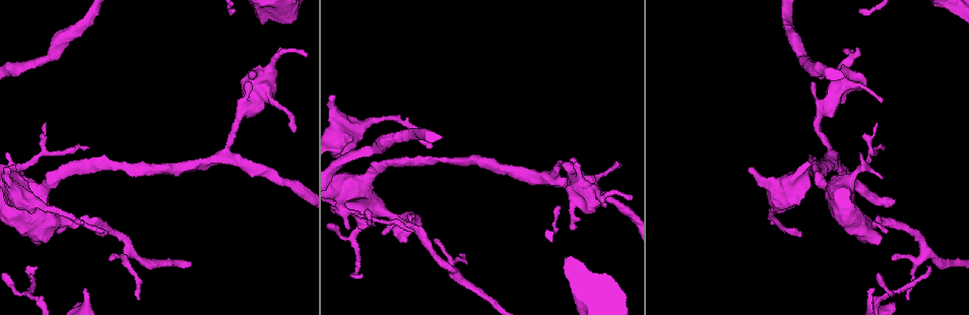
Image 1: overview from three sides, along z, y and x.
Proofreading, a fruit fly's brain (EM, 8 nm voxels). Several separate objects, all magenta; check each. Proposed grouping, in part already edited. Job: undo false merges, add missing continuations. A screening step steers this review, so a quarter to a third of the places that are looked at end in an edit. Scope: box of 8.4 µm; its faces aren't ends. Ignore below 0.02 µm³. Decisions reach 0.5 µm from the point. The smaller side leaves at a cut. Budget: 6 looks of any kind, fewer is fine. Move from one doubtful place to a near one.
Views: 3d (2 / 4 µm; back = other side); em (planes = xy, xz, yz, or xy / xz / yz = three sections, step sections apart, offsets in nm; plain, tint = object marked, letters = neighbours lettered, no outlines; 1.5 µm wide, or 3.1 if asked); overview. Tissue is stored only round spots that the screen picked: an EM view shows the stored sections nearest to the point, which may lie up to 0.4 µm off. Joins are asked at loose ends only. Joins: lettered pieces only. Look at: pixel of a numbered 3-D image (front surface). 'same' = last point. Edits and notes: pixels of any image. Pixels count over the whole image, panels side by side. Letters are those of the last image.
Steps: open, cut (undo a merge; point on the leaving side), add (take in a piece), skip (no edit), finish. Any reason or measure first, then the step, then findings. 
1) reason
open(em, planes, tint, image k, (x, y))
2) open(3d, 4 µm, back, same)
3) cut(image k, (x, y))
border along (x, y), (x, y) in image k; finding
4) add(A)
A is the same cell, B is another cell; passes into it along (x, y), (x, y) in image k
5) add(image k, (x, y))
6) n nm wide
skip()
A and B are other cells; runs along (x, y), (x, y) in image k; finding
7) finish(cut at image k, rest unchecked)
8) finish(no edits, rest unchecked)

sudden change in width
open(em, xy, step 4, tint, image 1, (596, 191))

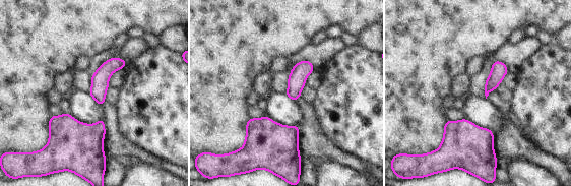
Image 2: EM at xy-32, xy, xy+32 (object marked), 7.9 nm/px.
another direction
open(em, planes, letters, same)

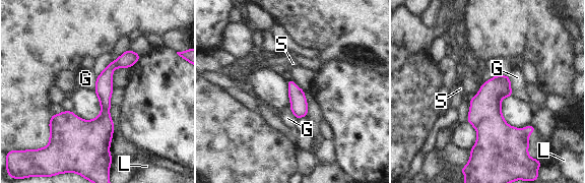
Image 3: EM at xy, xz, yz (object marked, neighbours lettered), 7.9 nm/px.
200 nm wide; G touches over 170 nm
skip()
G, L and S are other cells; one cell here

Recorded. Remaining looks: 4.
calibre changes
open(3d, 4 µm, image 1, (351, 191))

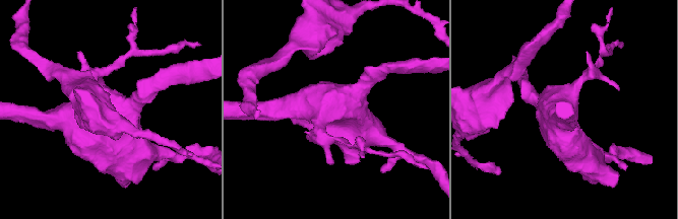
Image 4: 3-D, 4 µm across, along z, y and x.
now the EM
open(em, planes, letters, image 4, (336, 108))

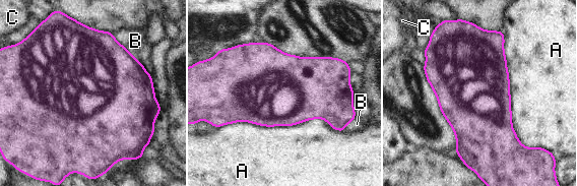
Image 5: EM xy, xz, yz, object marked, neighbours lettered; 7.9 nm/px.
skip()
A, B and C are other cells; border along (234, 122), (323, 119), (332, 128) in image 5; continuous, no second cell

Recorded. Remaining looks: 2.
long arm stops here
open(em, xy, step 4, letters, image 1, (83, 289))

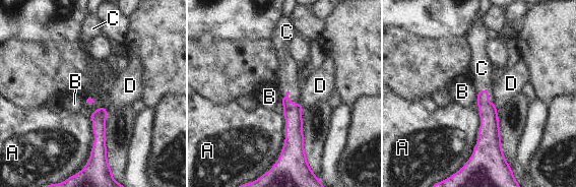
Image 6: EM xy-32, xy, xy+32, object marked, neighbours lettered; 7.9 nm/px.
open(em, planes, letters, same)

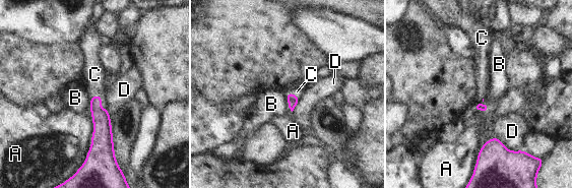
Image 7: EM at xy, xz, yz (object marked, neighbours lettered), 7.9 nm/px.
add(C)
C is the same cell, A, B and D are other cells; passes into it along (102, 123), (102, 100), (94, 74) in image 7; it goes on there

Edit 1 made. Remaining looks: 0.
finish(add at image 7, rest unchecked)

